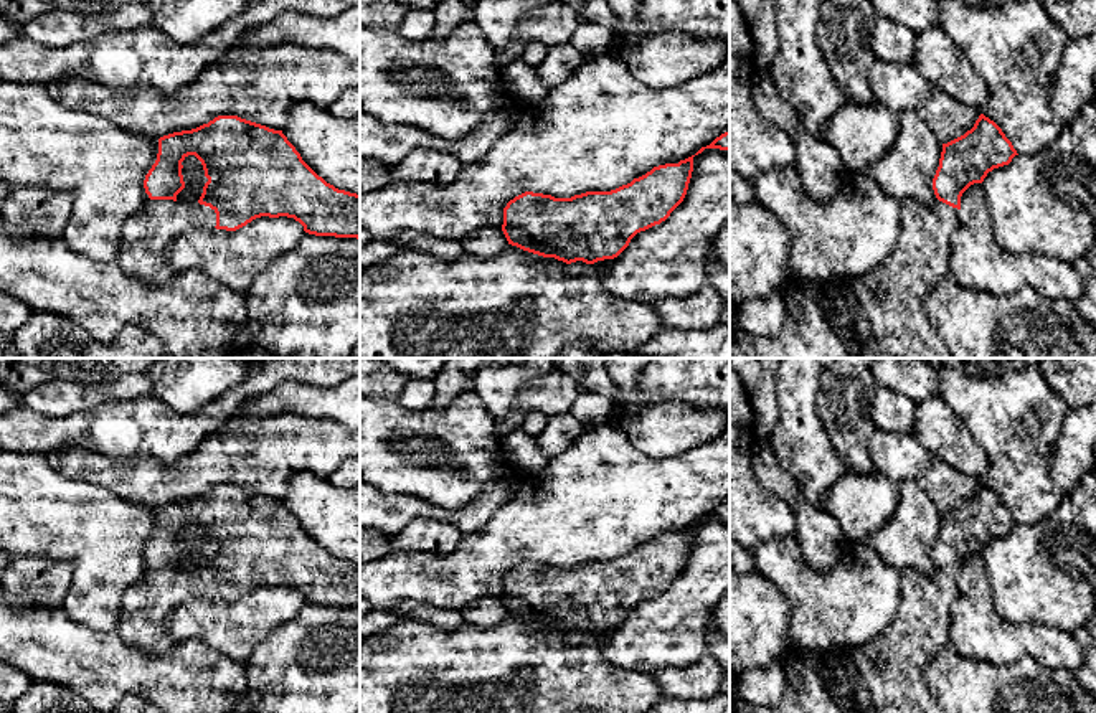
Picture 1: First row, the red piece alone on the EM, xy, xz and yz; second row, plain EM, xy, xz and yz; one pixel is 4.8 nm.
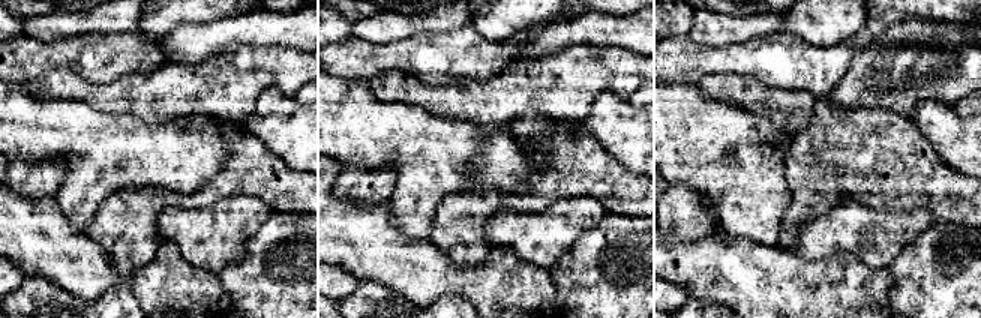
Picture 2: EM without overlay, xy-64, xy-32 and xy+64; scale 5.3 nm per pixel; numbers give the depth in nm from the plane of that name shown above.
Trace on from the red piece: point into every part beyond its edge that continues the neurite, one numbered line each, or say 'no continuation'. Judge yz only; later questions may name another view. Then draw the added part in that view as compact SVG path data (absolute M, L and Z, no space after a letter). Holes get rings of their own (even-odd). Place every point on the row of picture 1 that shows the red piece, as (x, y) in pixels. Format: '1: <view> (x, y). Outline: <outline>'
1: yz (880, 314). Outline: M905 200L898 243L883 264L842 282L815 281L817 297L834 330L845 343L848 358L952 358L928 322L923 300L947 274L951 239L959 224L959 211L939 200L933 206Z

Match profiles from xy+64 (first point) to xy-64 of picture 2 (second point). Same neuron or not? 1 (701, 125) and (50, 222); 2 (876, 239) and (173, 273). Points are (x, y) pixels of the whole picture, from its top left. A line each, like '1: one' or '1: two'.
1: two
2: two

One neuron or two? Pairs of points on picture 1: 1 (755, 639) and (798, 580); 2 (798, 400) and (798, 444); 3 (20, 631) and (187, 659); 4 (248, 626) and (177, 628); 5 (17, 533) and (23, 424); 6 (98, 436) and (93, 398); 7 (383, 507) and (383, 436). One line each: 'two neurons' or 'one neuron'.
1: two neurons
2: one neuron
3: one neuron
4: one neuron
5: two neurons
6: two neurons
7: two neurons

